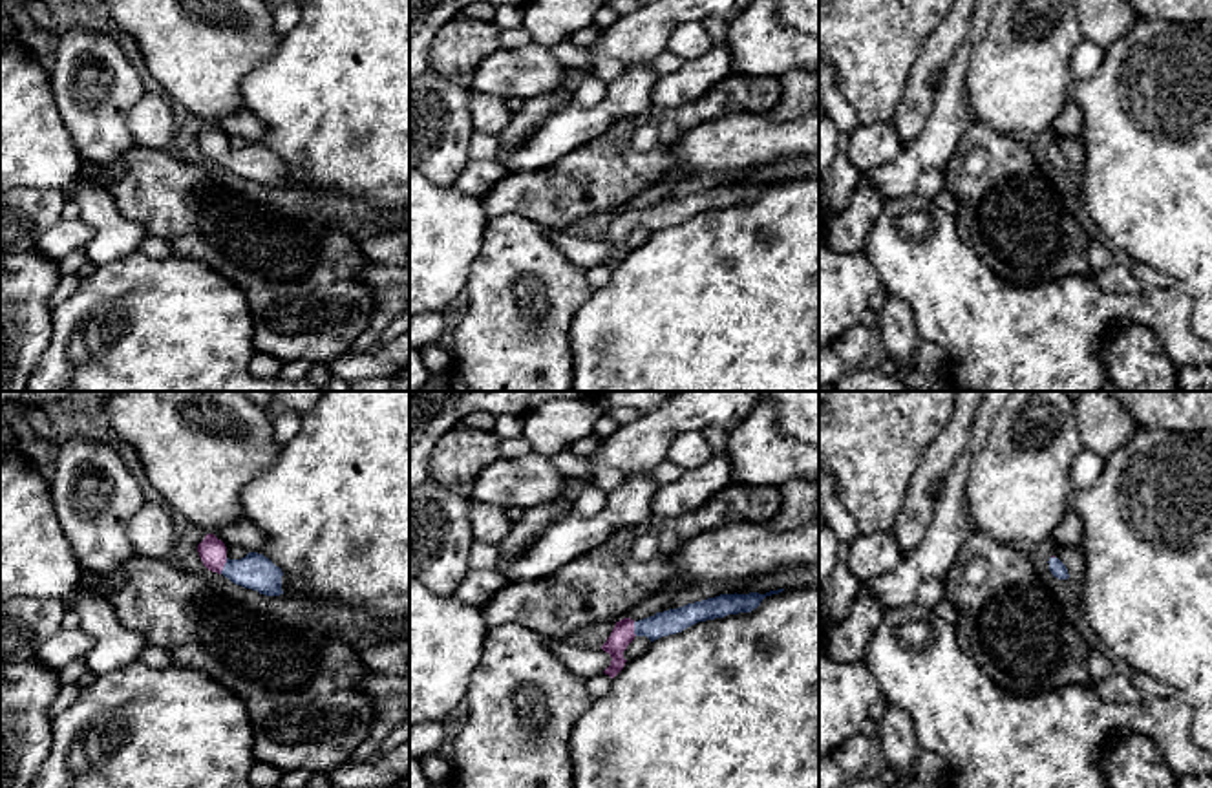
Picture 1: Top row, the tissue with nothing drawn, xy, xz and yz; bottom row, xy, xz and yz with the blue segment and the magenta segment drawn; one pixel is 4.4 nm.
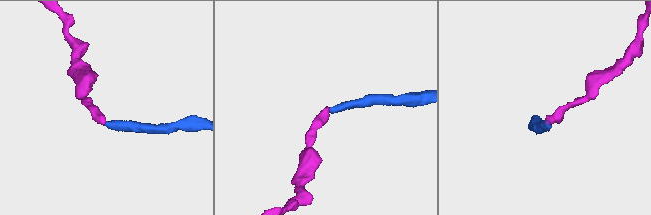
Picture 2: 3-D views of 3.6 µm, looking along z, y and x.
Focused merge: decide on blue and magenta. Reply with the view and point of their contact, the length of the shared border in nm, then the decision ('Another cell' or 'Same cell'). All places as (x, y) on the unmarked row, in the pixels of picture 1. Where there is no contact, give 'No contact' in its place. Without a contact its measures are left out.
Touches blue at xy (225, 156). Shared border 80 nm. Same cell

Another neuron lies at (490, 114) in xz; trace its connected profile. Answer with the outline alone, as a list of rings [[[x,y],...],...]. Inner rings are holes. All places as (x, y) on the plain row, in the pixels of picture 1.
[[[472,90],[468,93],[468,110],[473,130],[490,135],[501,133],[514,115],[506,106],[506,99]]]

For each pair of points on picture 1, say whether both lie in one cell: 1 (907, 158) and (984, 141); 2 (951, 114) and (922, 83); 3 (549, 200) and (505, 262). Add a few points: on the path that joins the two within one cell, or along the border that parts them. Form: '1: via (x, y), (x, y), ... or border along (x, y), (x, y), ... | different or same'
1: border along (975, 119), (962, 134), (944, 170) | different
2: border along (936, 92), (933, 110), (918, 138) | different
3: border along (492, 216), (521, 214), (542, 227) | different

